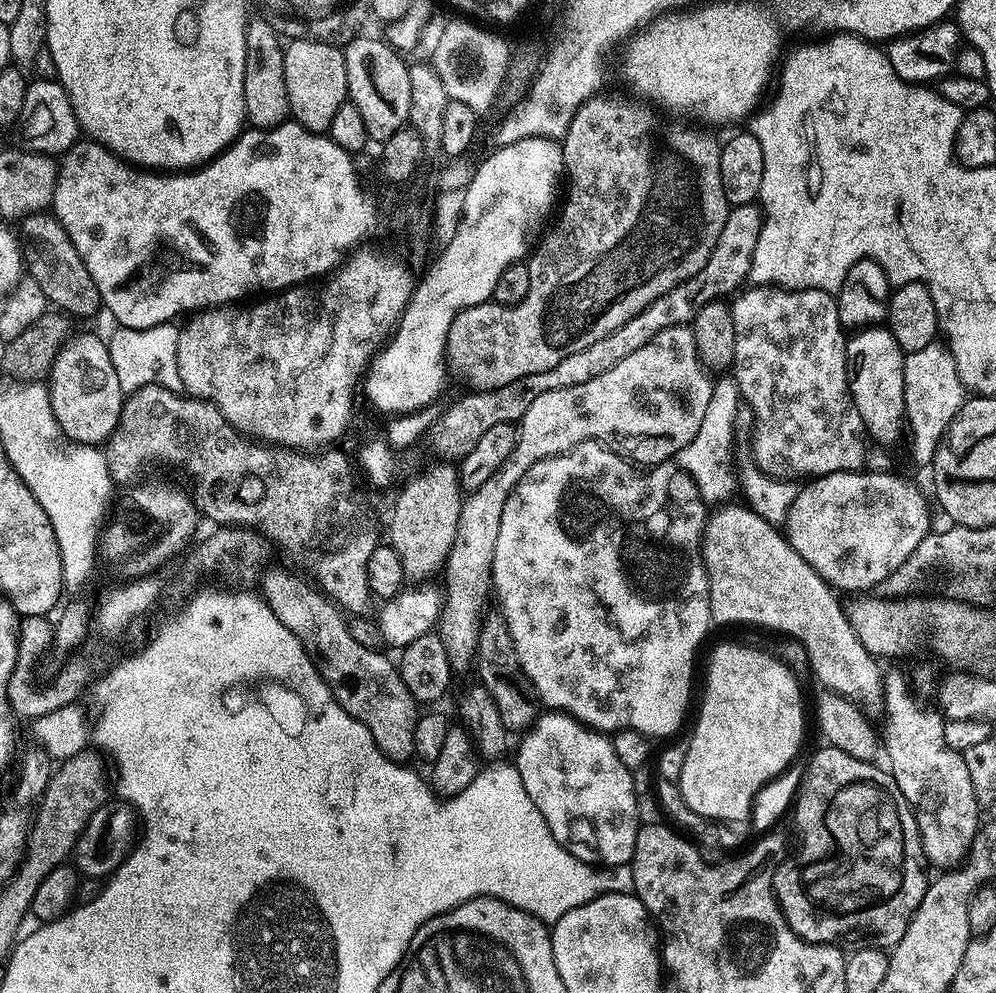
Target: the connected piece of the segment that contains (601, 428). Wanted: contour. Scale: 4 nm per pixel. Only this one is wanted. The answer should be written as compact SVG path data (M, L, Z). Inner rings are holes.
M679 324L662 330L642 350L622 358L614 370L606 370L606 374L582 382L582 386L538 394L530 402L526 414L518 421L516 445L510 458L460 505L458 534L444 567L445 599L438 625L438 635L449 659L471 659L475 655L482 618L480 608L492 588L492 562L498 526L502 526L502 506L506 506L506 498L510 498L526 470L547 456L561 456L580 444L593 442L611 446L636 466L671 461L702 426L714 383L707 374L691 327Z

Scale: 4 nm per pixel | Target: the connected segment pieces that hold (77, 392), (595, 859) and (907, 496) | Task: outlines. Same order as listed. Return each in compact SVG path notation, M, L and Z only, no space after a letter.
M82 336L67 343L58 353L46 383L54 418L67 439L76 444L100 446L112 437L124 409L126 394L103 339Z
M548 710L537 715L536 723L519 737L515 749L514 767L522 774L522 786L530 794L530 802L538 806L546 826L557 845L567 855L578 858L584 864L607 866L615 870L631 865L634 842L642 827L637 808L637 794L632 781L633 769L622 766L618 754L614 754L611 739L605 733L580 723L567 712Z
M868 471L815 477L809 488L797 493L788 511L786 535L792 548L841 593L864 594L875 584L883 585L933 527L928 500L914 481L892 472Z

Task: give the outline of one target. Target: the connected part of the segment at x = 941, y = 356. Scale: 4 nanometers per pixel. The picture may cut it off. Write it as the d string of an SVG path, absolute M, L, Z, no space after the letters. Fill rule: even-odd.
M933 342L922 350L907 353L904 358L904 411L910 417L910 428L924 436L939 437L960 413L966 399L958 366L954 366L952 353L943 343Z

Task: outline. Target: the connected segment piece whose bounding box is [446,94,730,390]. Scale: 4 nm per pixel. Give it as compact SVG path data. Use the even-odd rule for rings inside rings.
M597 94L589 98L574 114L560 144L560 163L563 175L568 176L568 193L564 196L565 208L561 210L556 225L544 236L544 241L527 257L530 270L530 288L526 298L517 304L476 304L473 308L464 308L456 315L448 331L447 359L472 383L476 390L506 386L518 378L526 378L526 374L542 374L542 370L550 370L562 362L562 358L570 358L570 354L578 354L578 350L586 350L586 346L594 346L608 334L614 334L620 326L630 322L634 314L642 314L654 298L674 290L682 282L686 282L694 274L706 266L714 246L718 242L718 234L722 234L722 226L726 226L726 218L730 205L726 198L726 190L722 190L722 170L720 169L721 141L715 140L704 128L691 128L680 120L667 120L655 112L651 103L643 104L640 100L627 100L624 96L604 96Z

